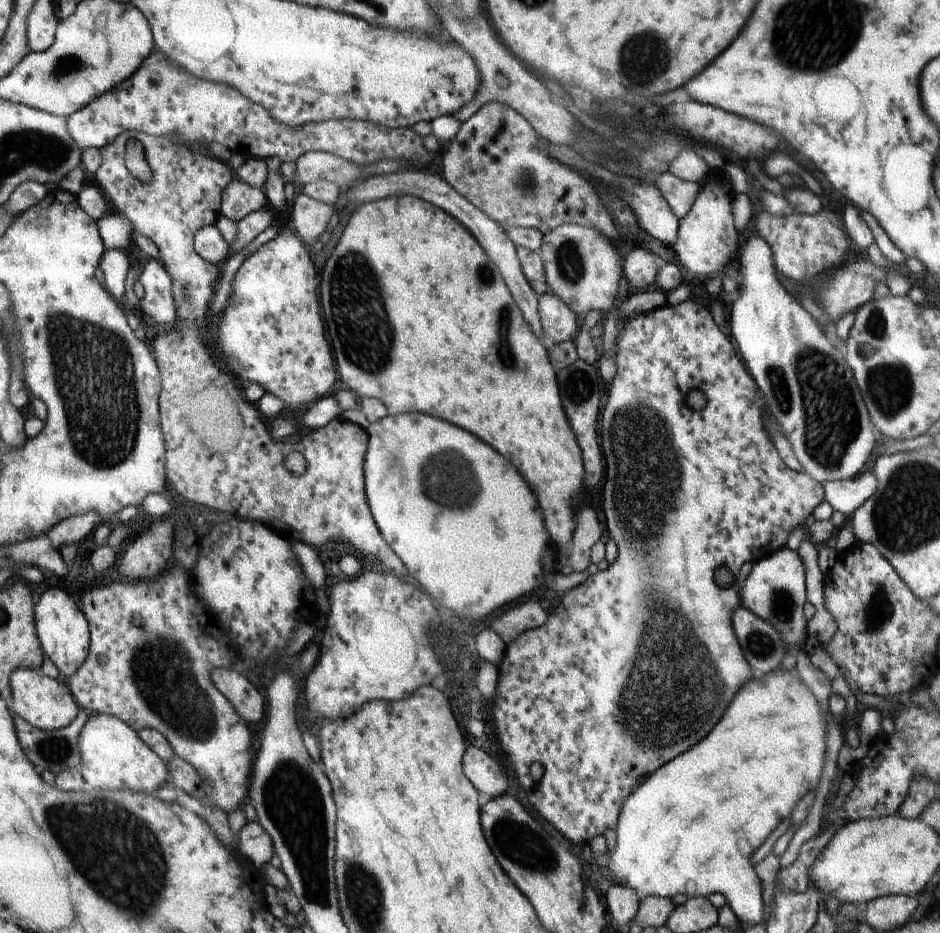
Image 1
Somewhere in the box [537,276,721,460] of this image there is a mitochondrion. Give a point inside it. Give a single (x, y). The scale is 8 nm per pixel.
(581, 380)

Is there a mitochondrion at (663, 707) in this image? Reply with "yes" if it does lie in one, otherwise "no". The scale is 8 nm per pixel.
yes

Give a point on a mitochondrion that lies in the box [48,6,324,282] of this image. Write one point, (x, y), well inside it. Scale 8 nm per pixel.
(67, 66)

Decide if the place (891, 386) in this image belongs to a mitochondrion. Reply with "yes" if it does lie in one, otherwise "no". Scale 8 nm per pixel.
yes

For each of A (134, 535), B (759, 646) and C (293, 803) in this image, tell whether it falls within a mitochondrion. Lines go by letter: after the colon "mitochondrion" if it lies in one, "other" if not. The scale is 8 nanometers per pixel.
A: other
B: mitochondrion
C: mitochondrion

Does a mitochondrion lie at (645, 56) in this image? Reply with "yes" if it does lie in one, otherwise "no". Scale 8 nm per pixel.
yes

